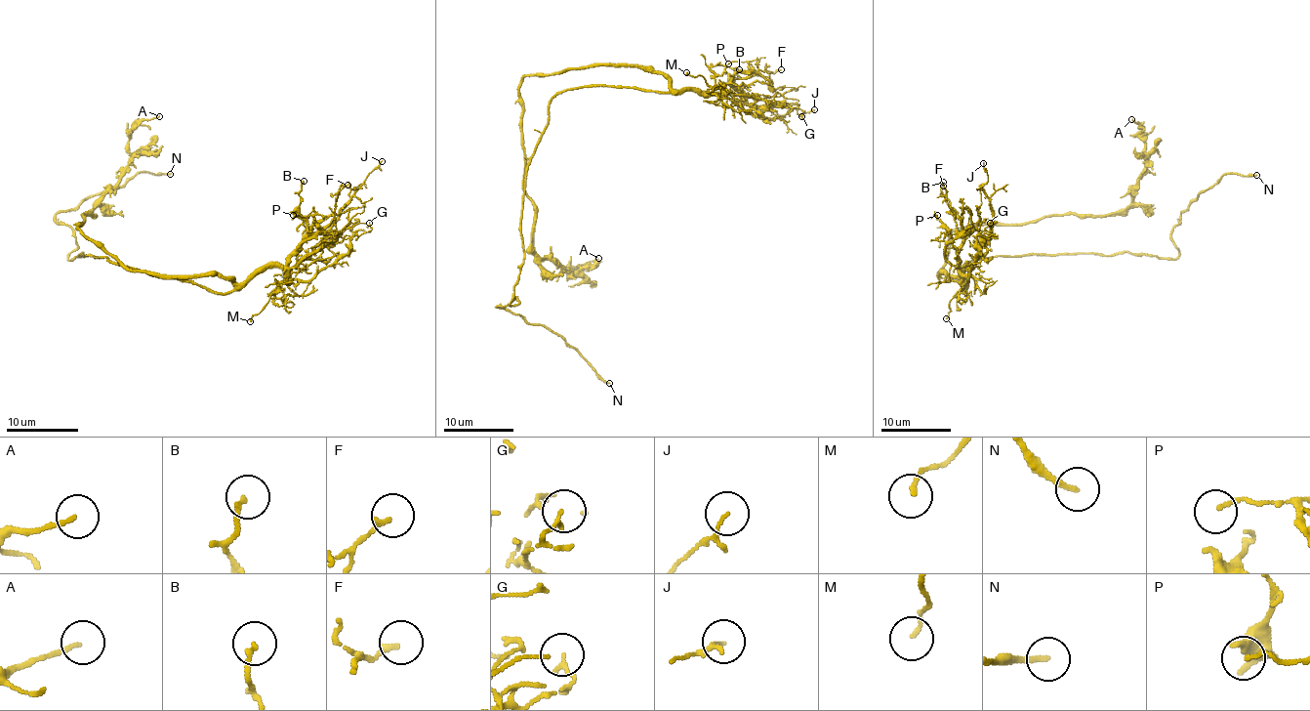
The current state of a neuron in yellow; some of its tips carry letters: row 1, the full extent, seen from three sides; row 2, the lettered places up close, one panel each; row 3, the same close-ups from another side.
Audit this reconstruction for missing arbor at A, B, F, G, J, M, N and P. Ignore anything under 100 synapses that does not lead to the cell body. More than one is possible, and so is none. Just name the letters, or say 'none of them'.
N

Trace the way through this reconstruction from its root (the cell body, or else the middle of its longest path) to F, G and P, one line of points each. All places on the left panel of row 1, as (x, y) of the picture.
F: (201, 285), (231, 293), (267, 268), (280, 268), (286, 274), (336, 236), (336, 197), (347, 185)
G: (201, 285), (239, 291), (267, 268), (311, 280), (369, 223)
P: (201, 285), (231, 293), (267, 268), (280, 268), (286, 274), (289, 257), (316, 231), (311, 215), (293, 215)

